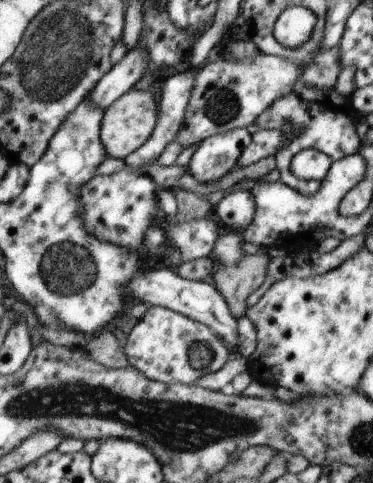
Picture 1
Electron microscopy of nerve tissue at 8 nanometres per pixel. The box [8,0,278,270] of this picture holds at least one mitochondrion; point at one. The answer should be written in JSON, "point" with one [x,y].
{"point":[61,47]}

